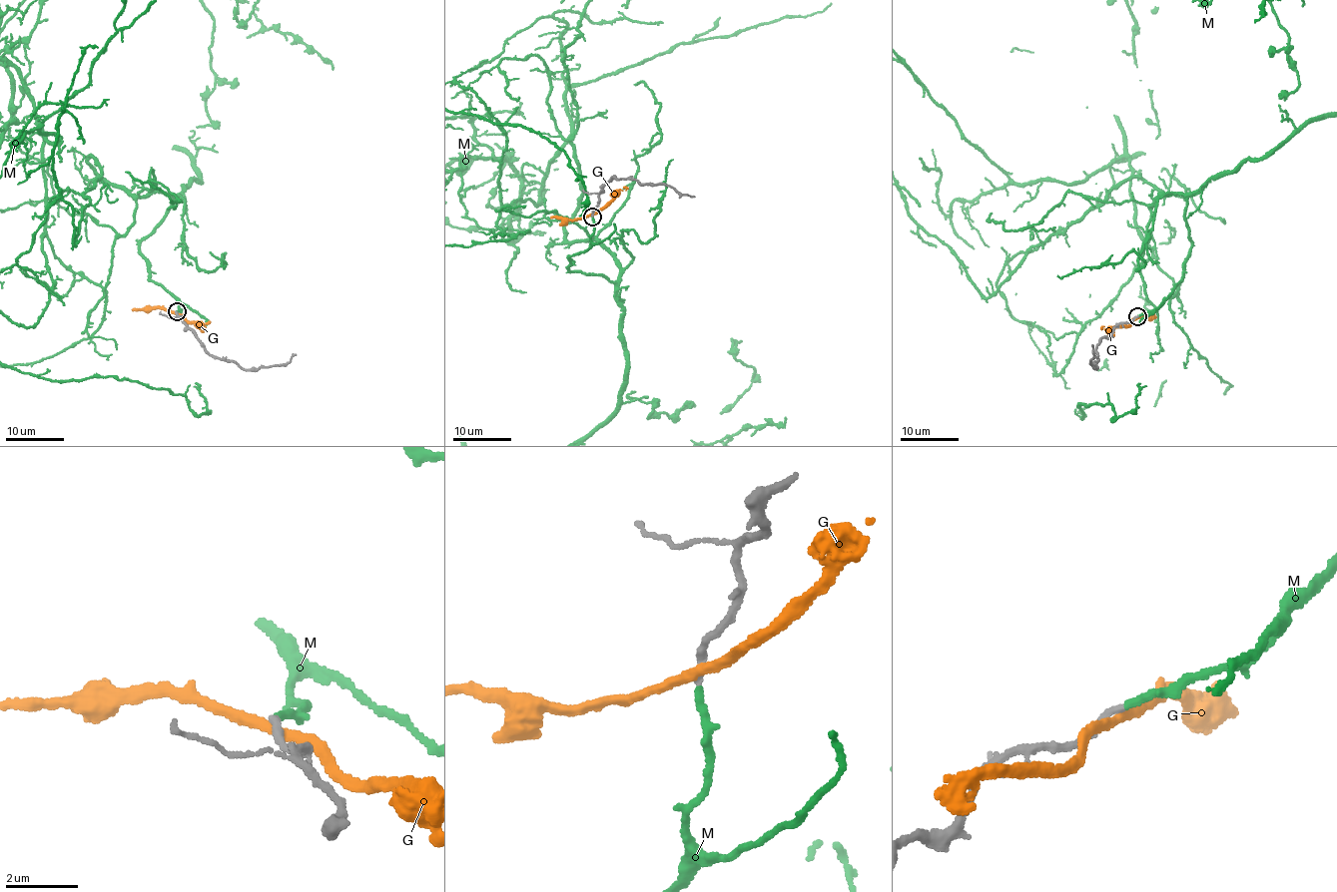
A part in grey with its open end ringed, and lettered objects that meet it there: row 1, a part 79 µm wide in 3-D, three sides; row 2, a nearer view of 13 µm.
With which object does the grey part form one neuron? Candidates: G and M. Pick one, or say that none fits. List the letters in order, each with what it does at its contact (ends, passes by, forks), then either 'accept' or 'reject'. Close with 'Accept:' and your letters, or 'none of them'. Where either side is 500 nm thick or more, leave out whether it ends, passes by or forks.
G: it passes by | reject
M: it ends | accept
Accept: M

